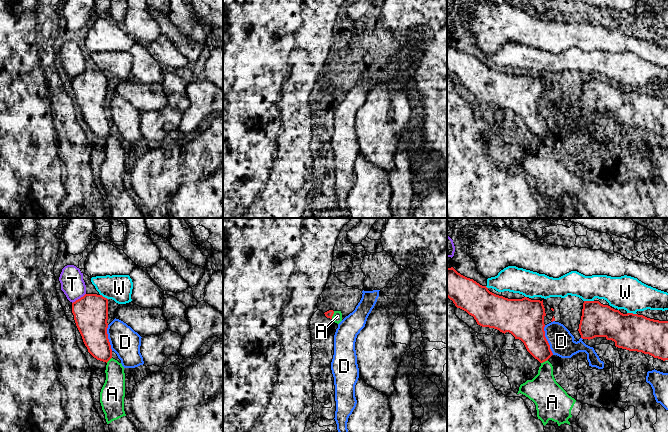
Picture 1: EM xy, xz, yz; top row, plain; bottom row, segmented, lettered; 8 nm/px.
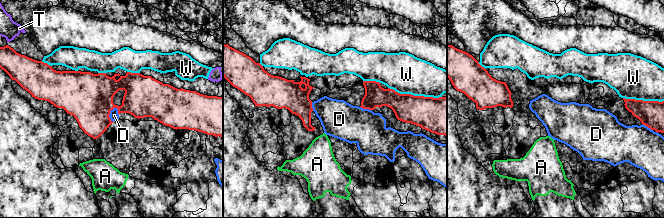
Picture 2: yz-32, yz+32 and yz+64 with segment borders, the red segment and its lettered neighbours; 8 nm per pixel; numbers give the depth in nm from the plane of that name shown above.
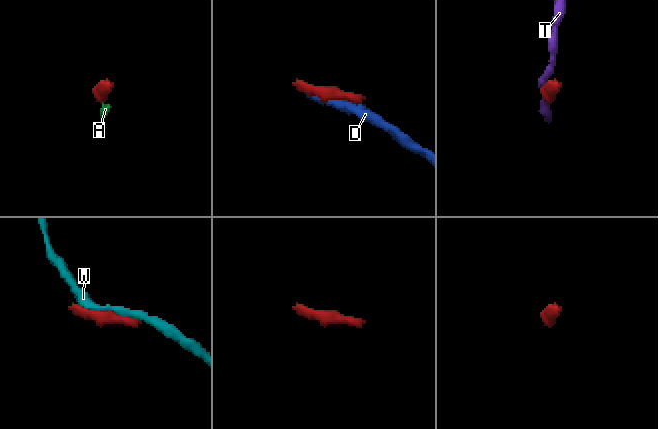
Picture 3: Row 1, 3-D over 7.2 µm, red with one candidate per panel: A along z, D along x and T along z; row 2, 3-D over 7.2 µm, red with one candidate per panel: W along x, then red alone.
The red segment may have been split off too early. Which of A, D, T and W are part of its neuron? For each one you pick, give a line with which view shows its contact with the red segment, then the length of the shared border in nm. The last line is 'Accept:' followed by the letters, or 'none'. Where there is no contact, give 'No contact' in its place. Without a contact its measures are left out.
Accept: none

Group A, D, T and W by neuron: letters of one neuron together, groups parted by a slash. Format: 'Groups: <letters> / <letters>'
Groups: A / D / T / W

